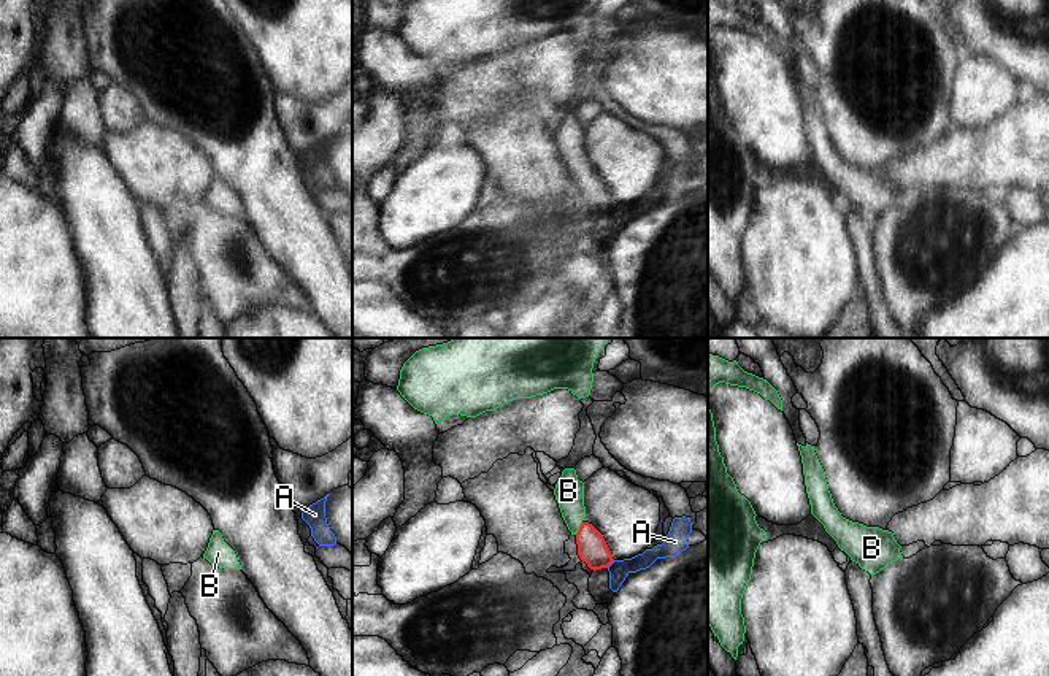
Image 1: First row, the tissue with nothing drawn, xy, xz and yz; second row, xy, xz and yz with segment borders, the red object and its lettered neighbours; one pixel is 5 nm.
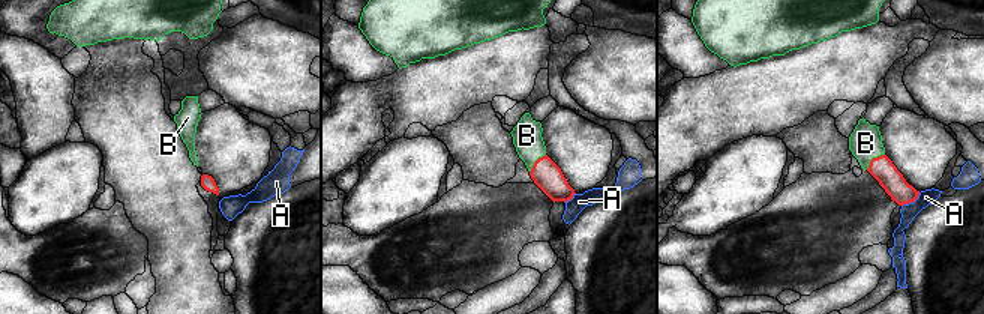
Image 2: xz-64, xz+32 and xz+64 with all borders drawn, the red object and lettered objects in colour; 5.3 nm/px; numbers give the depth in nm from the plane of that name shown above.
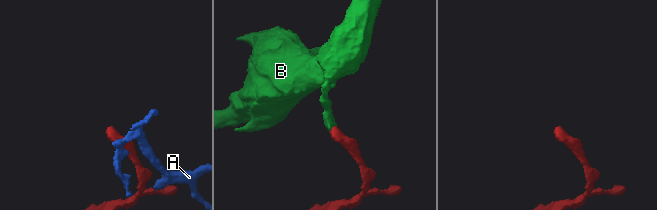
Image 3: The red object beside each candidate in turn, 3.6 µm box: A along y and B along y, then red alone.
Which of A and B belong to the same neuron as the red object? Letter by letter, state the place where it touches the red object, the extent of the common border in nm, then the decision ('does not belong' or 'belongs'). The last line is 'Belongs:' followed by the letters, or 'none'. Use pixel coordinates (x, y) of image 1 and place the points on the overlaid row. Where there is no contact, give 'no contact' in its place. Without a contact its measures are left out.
A: contact xz (610, 564); length 60 nm; does not belong
B: contact xz (580, 529); length 80 nm; belongs
Belongs: B

